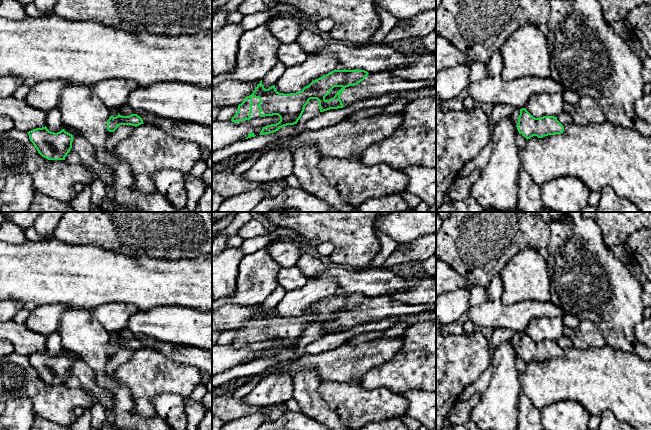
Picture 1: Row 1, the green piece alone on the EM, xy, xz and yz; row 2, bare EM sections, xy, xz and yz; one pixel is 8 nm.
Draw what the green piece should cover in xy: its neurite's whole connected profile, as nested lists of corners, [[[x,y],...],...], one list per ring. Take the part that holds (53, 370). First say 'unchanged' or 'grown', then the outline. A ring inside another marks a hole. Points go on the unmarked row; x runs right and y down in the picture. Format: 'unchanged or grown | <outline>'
unchanged | [[[45,350],[27,357],[38,377],[48,384],[65,384],[72,372],[74,361],[64,353],[54,357]]]

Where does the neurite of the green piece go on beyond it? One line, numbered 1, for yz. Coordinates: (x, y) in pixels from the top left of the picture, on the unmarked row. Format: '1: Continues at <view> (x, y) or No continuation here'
1: No continuation here

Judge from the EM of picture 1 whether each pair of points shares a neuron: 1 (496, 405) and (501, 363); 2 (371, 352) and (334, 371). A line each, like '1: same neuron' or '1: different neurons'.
1: same neuron
2: same neuron

